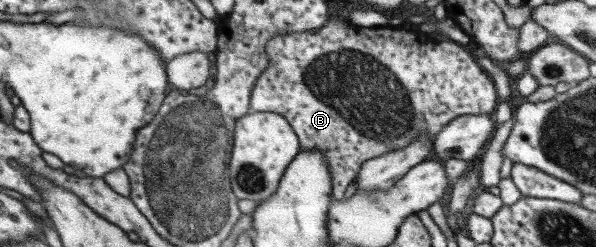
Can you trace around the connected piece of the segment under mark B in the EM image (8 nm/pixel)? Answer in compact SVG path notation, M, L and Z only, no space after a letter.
M328 17L324 26L306 32L295 32L284 36L274 36L264 44L264 55L267 57L267 65L264 72L258 76L254 86L252 86L249 109L252 112L272 112L280 114L291 125L300 147L300 151L314 151L322 153L327 159L328 171L331 177L331 197L342 199L342 194L346 191L348 184L355 179L360 164L363 161L380 157L388 152L400 150L412 140L416 140L423 131L427 132L430 143L434 136L455 117L462 114L490 114L496 105L496 91L486 70L479 67L475 62L473 53L463 45L458 45L452 41L443 39L437 41L430 35L420 31L409 31L406 29L396 29L396 27L377 26L376 28L366 28L354 26L347 21L342 21L338 17Z

